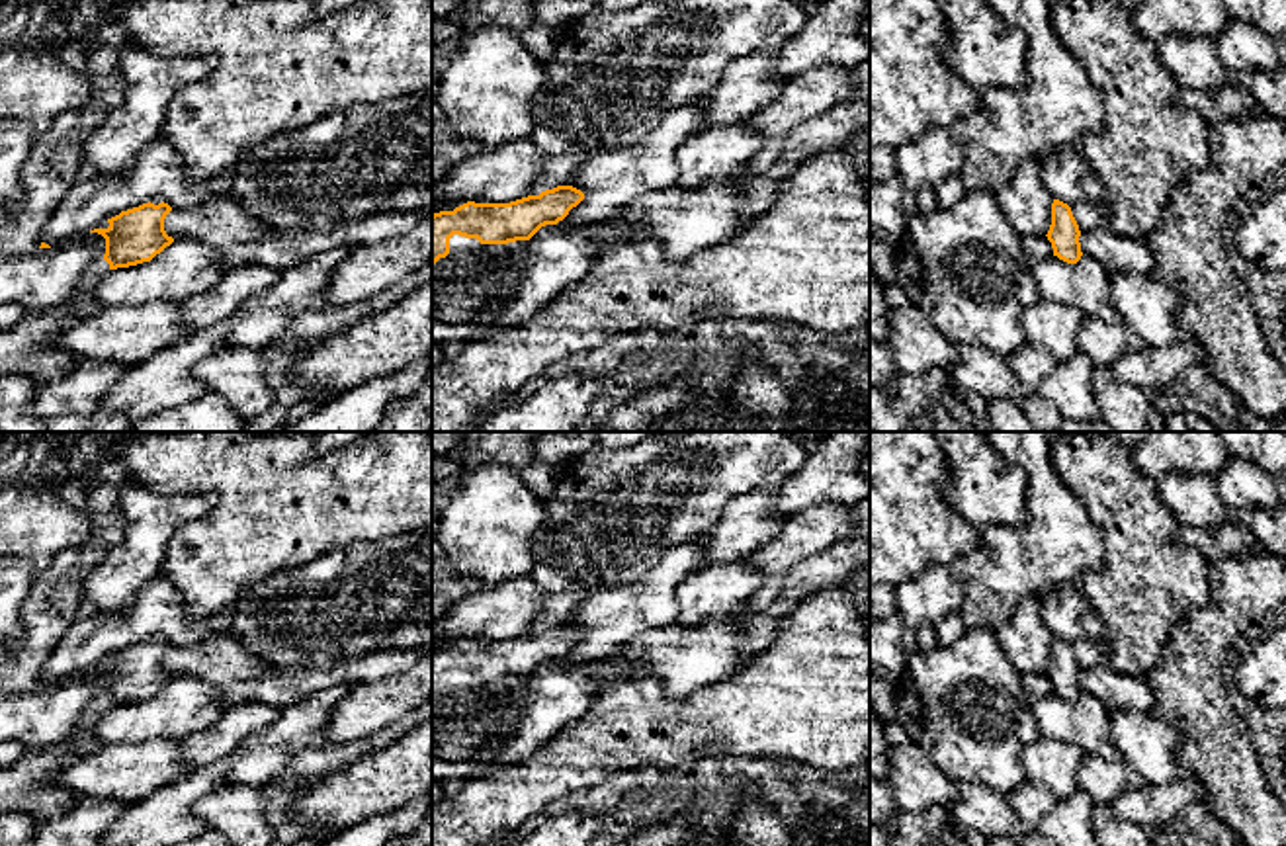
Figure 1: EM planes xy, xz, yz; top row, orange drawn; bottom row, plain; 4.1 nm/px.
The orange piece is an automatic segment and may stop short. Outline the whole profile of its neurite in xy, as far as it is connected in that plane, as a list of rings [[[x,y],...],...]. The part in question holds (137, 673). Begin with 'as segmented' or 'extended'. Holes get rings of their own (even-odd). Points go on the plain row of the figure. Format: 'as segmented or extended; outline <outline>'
as segmented; outline [[[143,641],[107,656],[107,666],[94,666],[106,676],[104,698],[109,707],[150,699],[174,680],[164,668],[164,656],[172,649],[168,641]]]

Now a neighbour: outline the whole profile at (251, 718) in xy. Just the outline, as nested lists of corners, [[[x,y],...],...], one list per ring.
[[[260,699],[229,707],[229,711],[205,731],[180,740],[178,760],[193,768],[217,762],[235,752],[248,737],[268,729],[281,713]]]

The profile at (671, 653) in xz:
[[[737,604],[727,617],[711,619],[698,629],[676,623],[643,631],[614,649],[608,656],[635,666],[633,678],[659,678],[672,699],[723,680],[756,655],[743,655],[737,623],[754,612]]]

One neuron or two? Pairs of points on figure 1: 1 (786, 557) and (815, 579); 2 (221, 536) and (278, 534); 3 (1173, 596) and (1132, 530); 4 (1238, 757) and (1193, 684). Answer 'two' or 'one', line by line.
1: two
2: one
3: one
4: one

